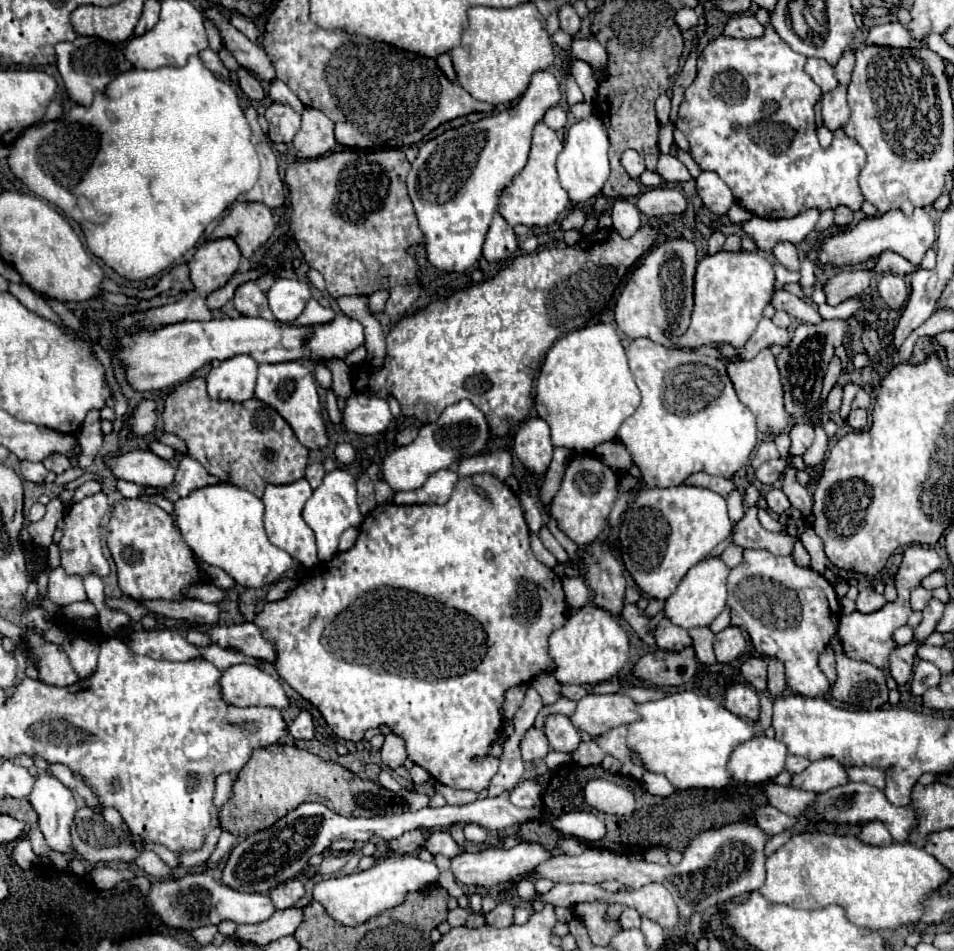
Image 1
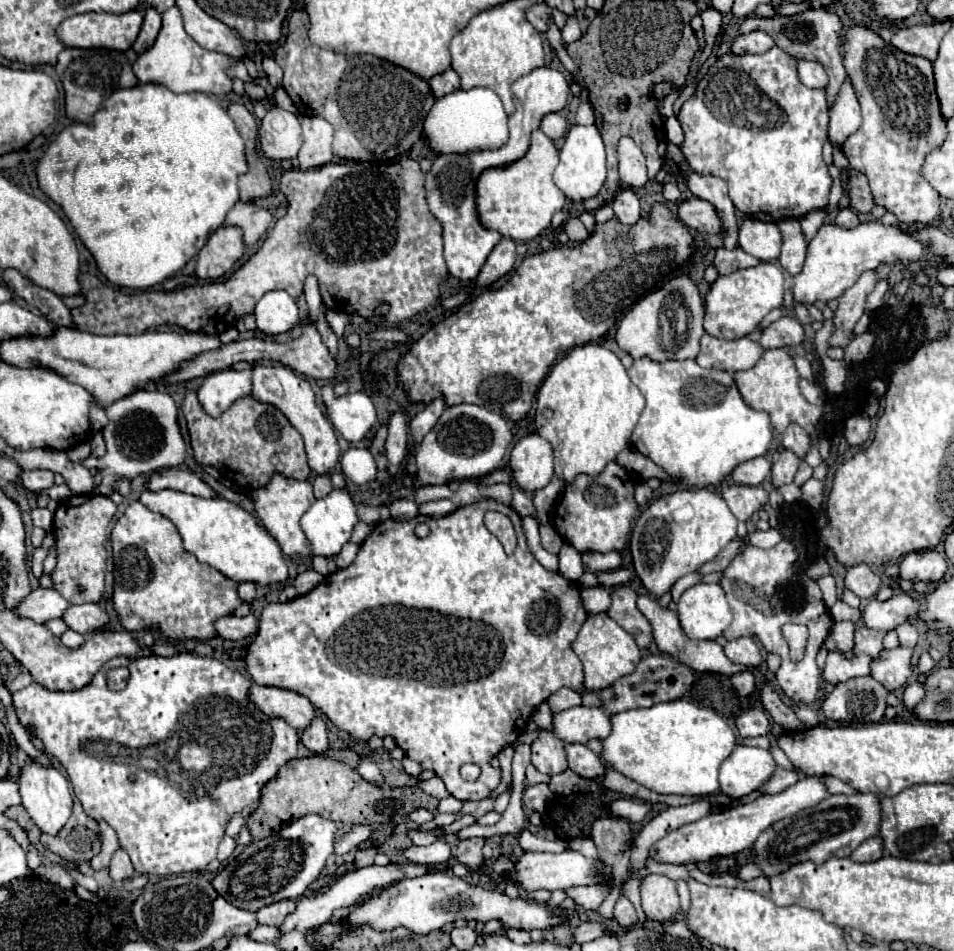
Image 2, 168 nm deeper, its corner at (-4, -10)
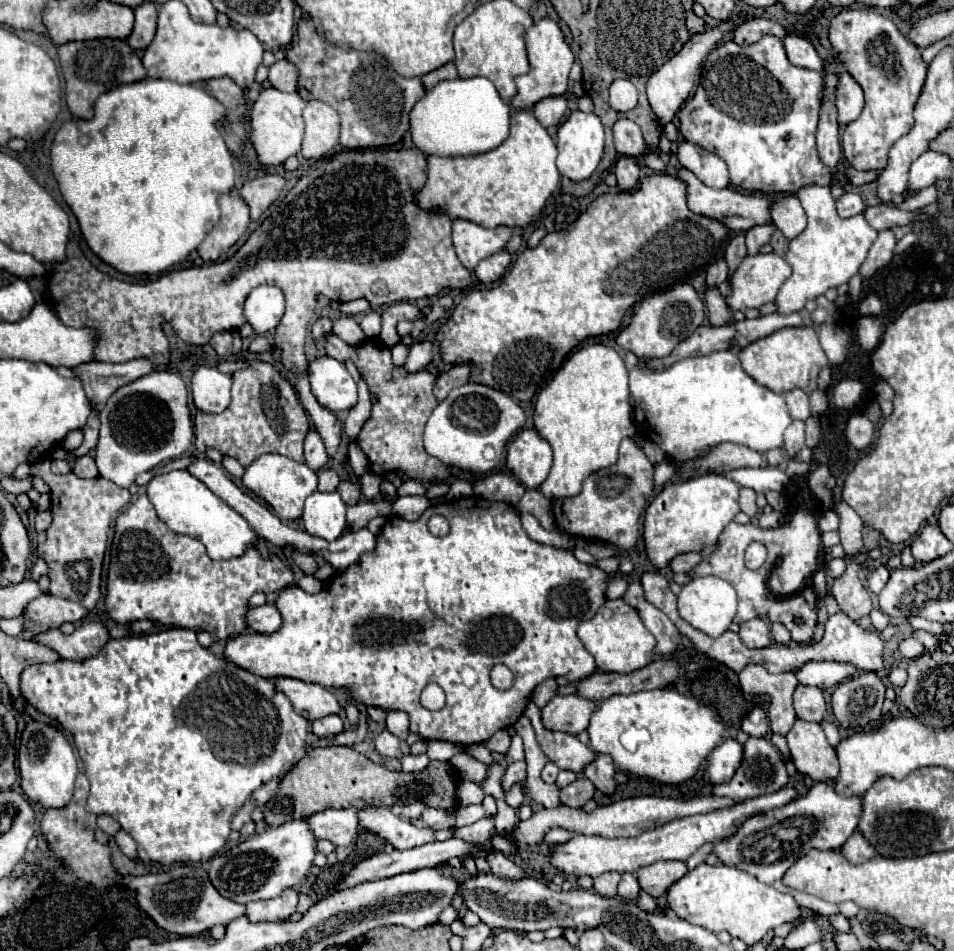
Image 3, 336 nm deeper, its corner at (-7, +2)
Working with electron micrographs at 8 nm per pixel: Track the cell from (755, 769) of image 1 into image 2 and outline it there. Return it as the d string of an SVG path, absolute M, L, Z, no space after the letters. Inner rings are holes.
M736 746L720 766L720 790L732 798L742 798L764 786L776 770L770 750Z

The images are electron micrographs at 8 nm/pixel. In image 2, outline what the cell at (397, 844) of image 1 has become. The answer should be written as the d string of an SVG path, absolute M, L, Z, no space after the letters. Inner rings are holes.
M408 832L408 836L410 836L410 840L412 840L414 846L428 846L428 844L432 844L432 842L438 840L430 832Z

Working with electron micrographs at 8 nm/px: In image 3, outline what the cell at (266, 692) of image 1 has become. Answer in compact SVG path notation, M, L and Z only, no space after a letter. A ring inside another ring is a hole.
M277 678L275 688L283 692L291 700L295 712L299 712L309 722L327 714L337 714L341 710L337 696L319 684L301 682L295 678Z

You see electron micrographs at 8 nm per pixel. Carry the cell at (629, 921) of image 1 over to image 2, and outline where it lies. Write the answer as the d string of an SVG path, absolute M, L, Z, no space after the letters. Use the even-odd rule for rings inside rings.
M620 896L618 898L618 902L616 902L616 906L614 906L614 918L616 918L616 922L622 926L622 928L634 928L636 926L636 910L632 908L632 904L624 898L624 896Z

